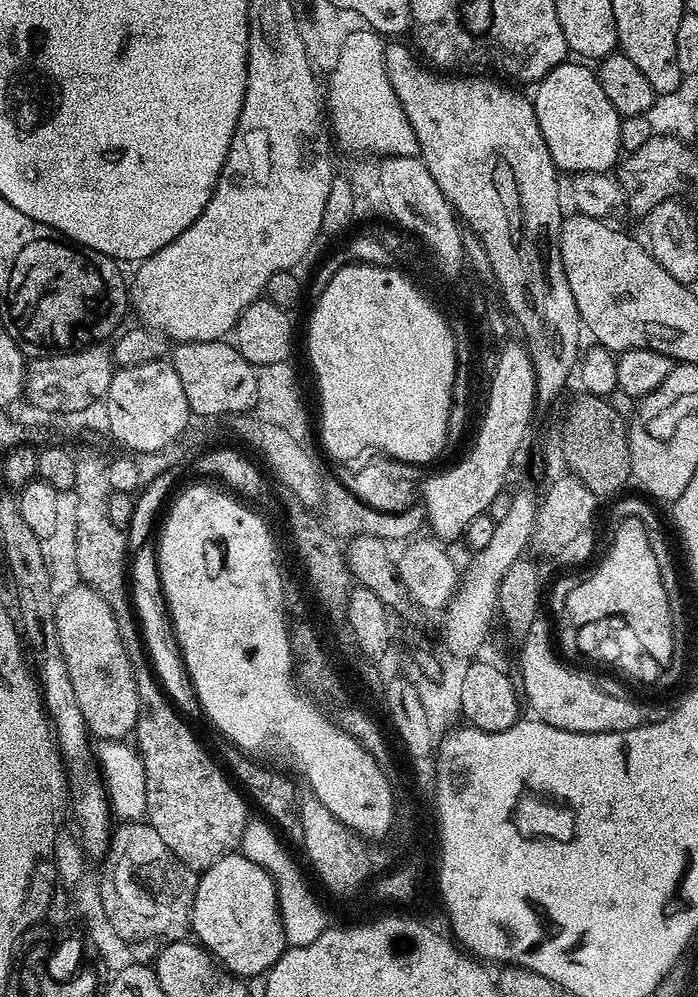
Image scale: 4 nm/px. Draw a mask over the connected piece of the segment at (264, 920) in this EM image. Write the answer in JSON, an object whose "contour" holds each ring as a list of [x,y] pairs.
{"contour":[[[229,854],[221,860],[215,860],[203,871],[197,882],[191,931],[194,936],[196,934],[195,939],[233,976],[263,977],[268,969],[275,966],[286,947],[284,927],[280,921],[280,904],[276,900],[276,884],[272,875],[261,864],[255,864],[243,854]]]}

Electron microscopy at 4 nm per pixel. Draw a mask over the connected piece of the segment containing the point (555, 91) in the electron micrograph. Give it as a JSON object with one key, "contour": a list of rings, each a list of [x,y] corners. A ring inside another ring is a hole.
{"contour":[[[572,63],[559,64],[535,85],[534,103],[538,126],[542,130],[542,138],[546,138],[550,158],[554,158],[561,173],[607,173],[617,167],[622,156],[620,146],[622,117],[618,110],[614,110],[610,98],[606,98],[606,90],[602,90],[599,75],[593,69],[591,72],[588,69],[591,67],[587,63]]]}

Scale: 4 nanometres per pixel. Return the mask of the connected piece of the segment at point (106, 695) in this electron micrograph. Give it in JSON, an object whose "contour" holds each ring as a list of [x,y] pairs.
{"contour":[[[79,587],[70,589],[61,600],[59,597],[55,601],[62,658],[66,658],[66,670],[70,670],[70,682],[74,682],[78,710],[82,710],[89,733],[93,737],[100,736],[101,741],[123,741],[133,735],[140,717],[140,699],[131,658],[108,603],[93,588]]]}

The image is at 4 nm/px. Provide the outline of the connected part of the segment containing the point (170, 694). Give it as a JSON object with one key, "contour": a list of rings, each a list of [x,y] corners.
{"contour":[[[144,544],[135,549],[130,560],[130,599],[134,605],[140,635],[144,641],[152,671],[156,673],[161,688],[169,700],[185,717],[192,718],[198,712],[196,691],[192,685],[192,677],[184,666],[184,658],[180,655],[180,645],[176,642],[176,633],[172,627],[172,617],[168,614],[168,606],[164,603],[164,589],[160,586],[160,561],[155,547]]]}

